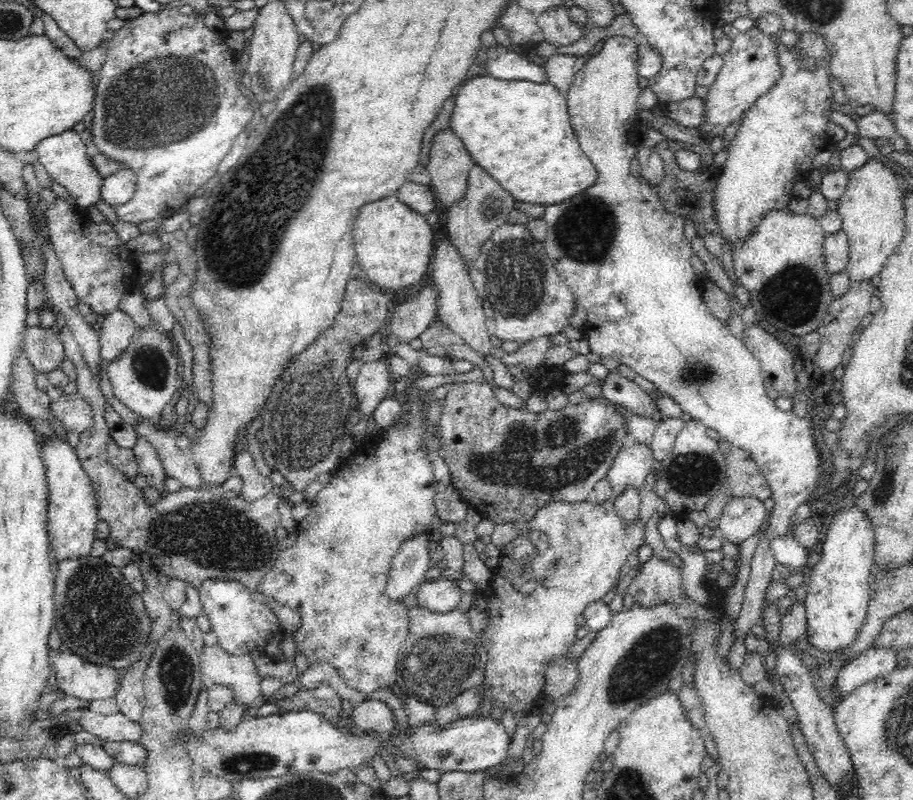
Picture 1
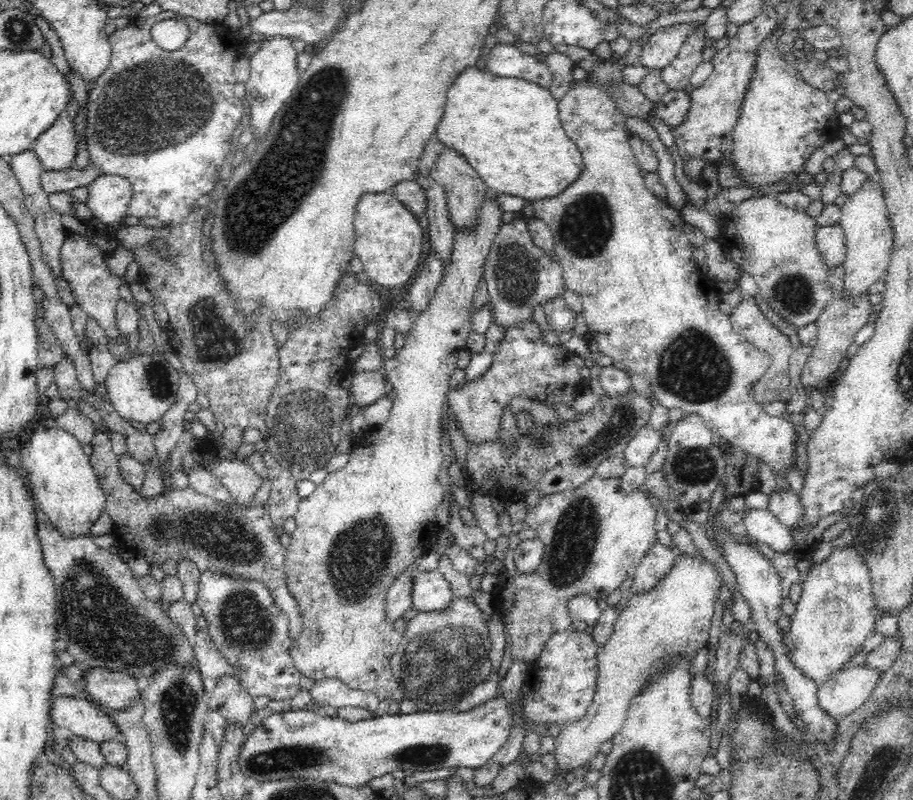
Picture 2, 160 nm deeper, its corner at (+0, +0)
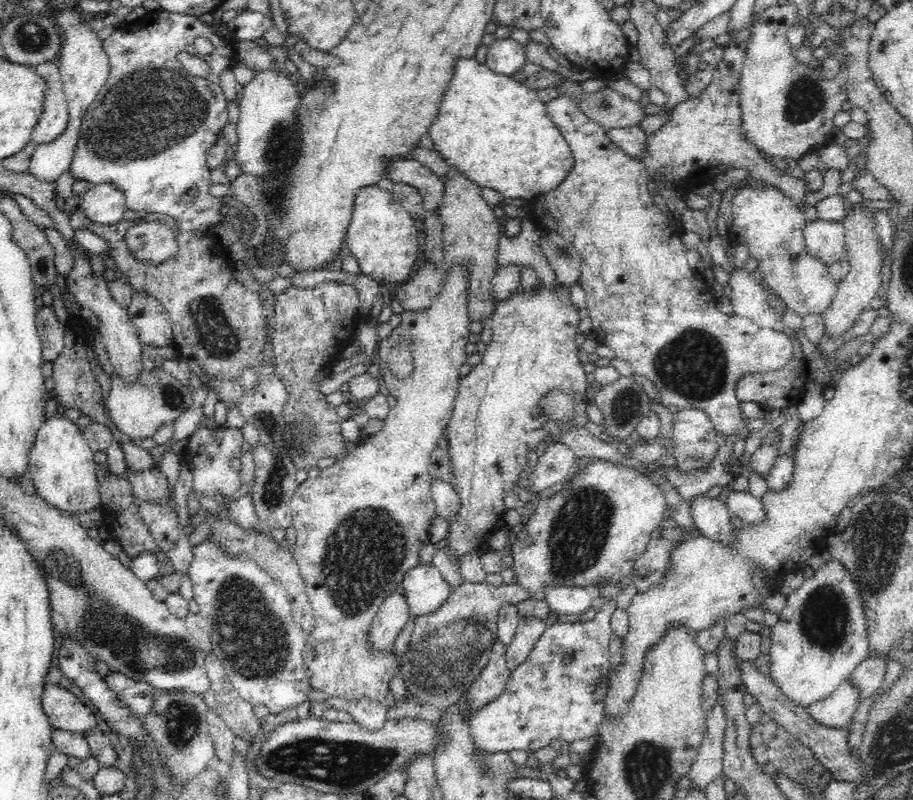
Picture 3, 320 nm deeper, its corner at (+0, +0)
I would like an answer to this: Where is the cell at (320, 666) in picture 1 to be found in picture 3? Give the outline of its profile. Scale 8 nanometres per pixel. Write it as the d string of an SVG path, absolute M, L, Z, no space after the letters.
M330 696L325 701L326 707L342 710L352 715L353 721L362 723L368 729L381 727L387 718L387 708L377 700L360 698L360 700L348 700L341 696Z

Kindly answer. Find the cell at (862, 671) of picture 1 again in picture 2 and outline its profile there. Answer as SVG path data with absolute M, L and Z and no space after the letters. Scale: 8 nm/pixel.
M865 663L838 670L824 684L819 685L819 706L839 721L868 700L881 676L882 672L868 668Z

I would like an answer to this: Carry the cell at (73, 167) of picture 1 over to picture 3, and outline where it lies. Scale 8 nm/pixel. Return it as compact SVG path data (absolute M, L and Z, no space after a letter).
M58 60L40 62L35 66L37 74L46 82L46 93L42 103L42 114L31 134L37 146L51 145L58 141L67 128L69 119L68 101L63 92Z

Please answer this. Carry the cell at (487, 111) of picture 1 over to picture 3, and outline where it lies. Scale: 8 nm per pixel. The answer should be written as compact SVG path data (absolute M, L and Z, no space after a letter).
M464 58L463 60L456 61L455 74L452 76L448 90L446 90L444 106L440 108L440 118L436 118L436 126L432 126L432 130L428 130L434 150L440 153L440 156L450 167L459 168L463 174L466 174L472 182L475 182L481 188L492 188L492 190L500 192L506 199L520 198L527 205L530 204L536 196L550 193L551 190L554 190L568 176L568 173L574 168L575 162L572 148L566 143L566 139L561 134L559 127L552 122L550 115L547 113L546 102L540 100L539 93L539 90L526 87L523 83L510 78L510 76L492 72L492 70L488 69L488 66L477 62L475 58Z

